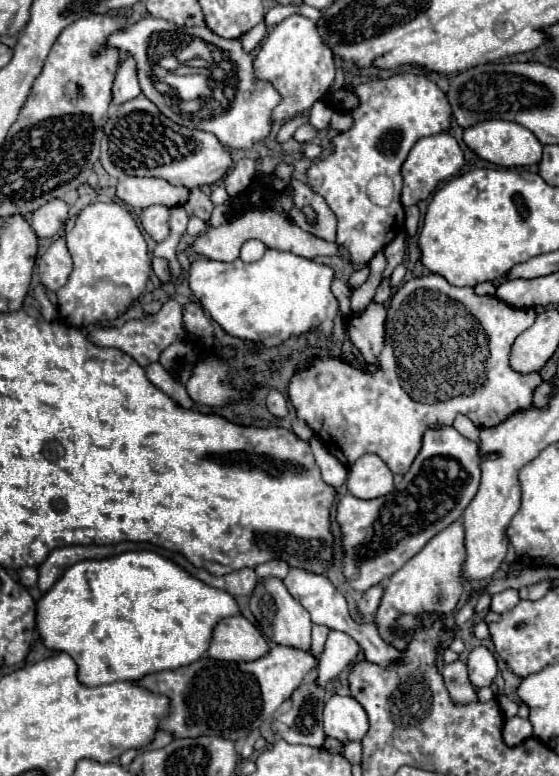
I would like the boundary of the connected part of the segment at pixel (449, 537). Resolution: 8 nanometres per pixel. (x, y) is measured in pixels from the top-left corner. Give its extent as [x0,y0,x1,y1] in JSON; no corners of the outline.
[376,521,466,641]

